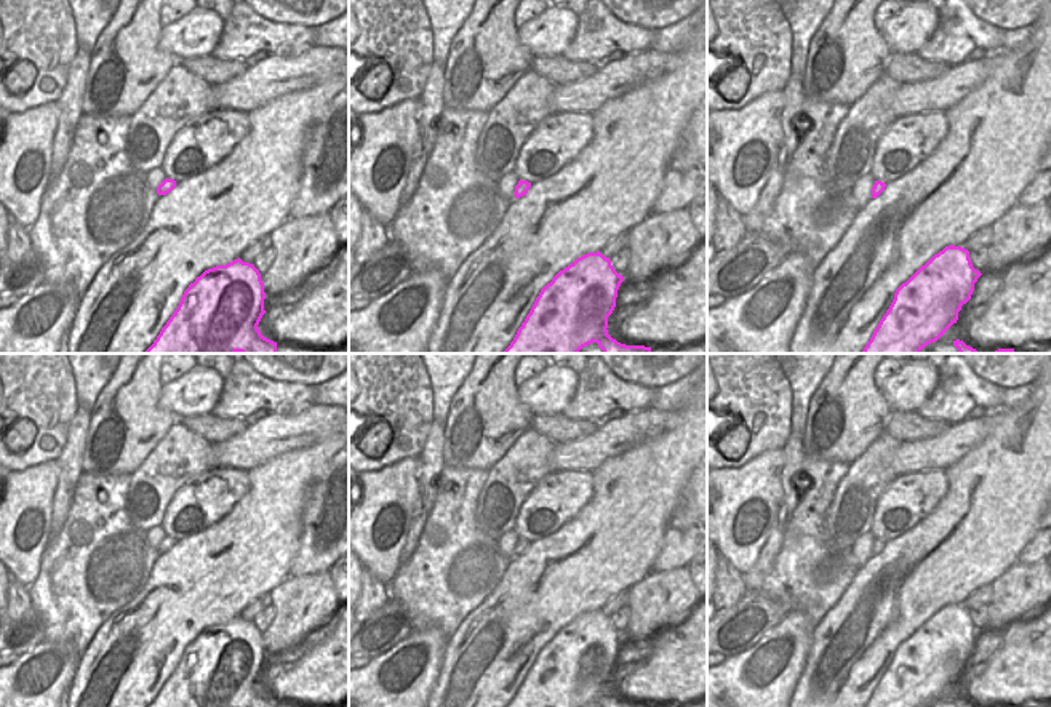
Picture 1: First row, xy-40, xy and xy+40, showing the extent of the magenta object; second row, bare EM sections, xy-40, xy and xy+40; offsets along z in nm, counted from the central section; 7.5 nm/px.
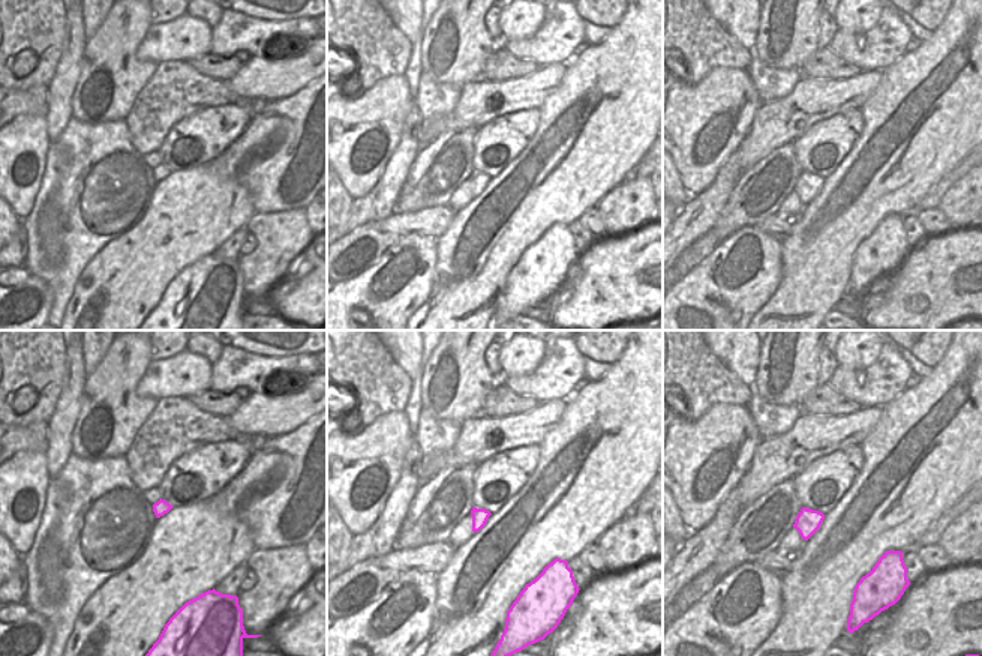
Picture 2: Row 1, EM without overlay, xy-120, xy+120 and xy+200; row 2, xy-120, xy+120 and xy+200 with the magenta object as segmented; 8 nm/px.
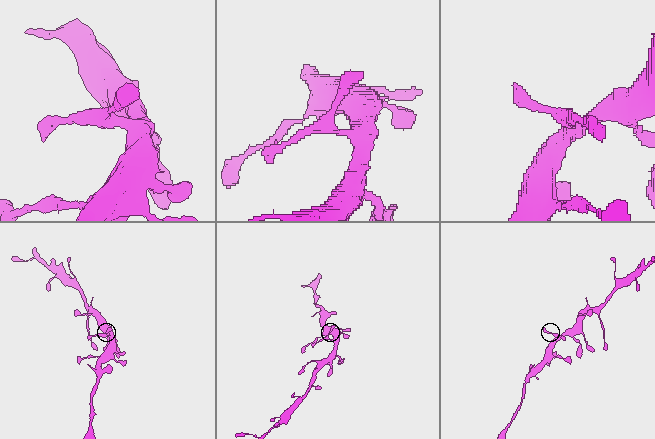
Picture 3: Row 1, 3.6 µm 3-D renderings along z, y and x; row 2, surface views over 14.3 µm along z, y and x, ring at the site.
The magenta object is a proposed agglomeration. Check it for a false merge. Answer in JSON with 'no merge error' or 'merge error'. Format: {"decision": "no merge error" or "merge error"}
{"decision": "no merge error"}

